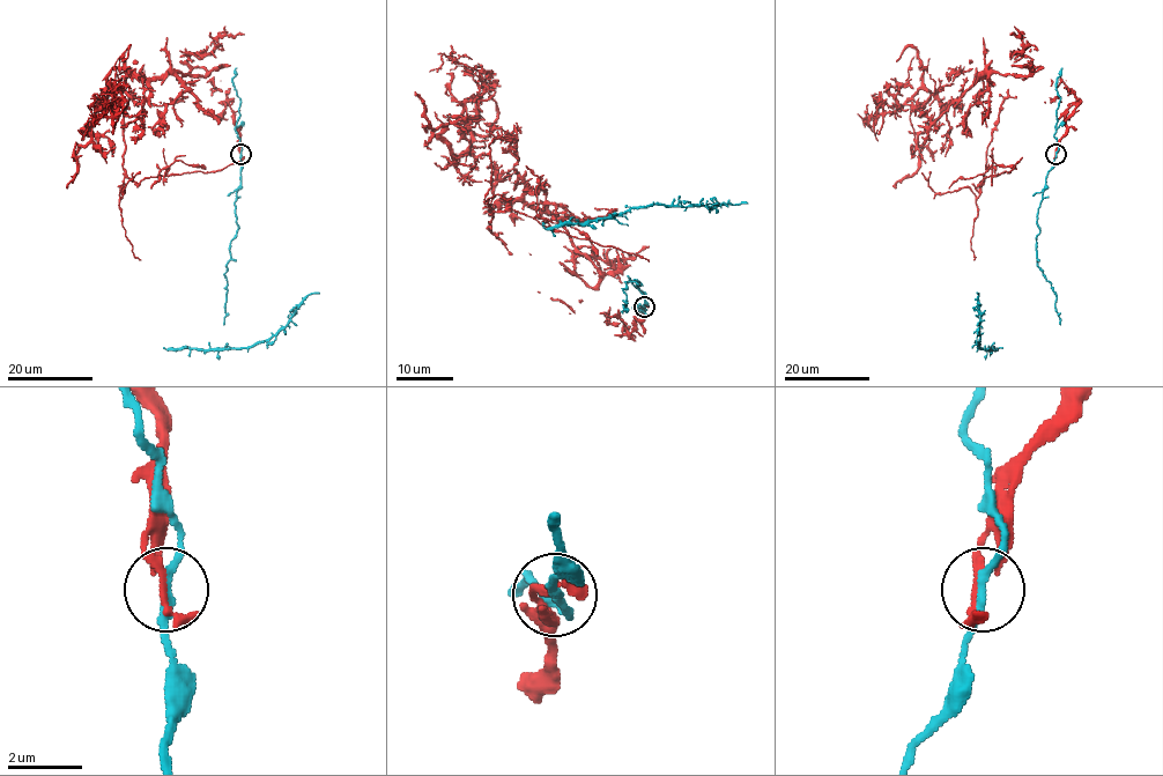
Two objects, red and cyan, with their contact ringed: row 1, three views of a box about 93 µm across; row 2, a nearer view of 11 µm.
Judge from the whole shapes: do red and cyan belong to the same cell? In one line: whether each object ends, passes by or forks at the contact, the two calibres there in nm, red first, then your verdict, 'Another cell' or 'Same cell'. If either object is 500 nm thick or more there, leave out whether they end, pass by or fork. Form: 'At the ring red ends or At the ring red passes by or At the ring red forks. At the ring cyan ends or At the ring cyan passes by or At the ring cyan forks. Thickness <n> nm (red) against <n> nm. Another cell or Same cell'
At the ring red passes by. At the ring cyan passes by. Thickness 170 nm (red) against 200 nm. Another cell

